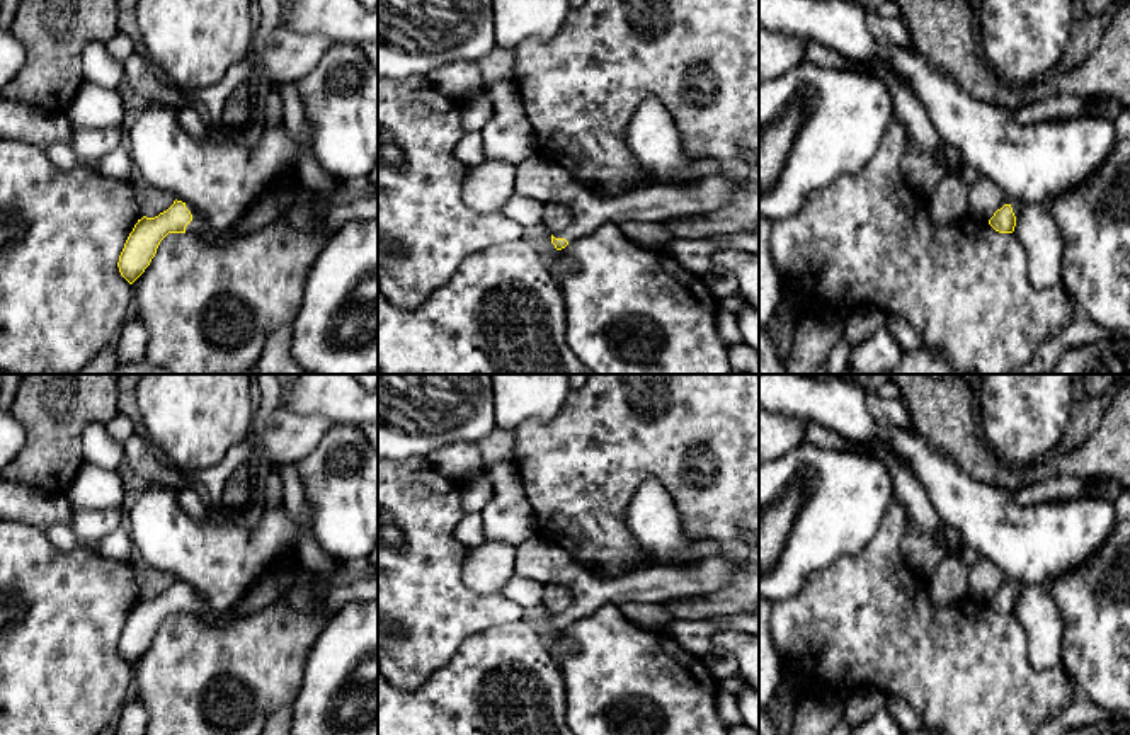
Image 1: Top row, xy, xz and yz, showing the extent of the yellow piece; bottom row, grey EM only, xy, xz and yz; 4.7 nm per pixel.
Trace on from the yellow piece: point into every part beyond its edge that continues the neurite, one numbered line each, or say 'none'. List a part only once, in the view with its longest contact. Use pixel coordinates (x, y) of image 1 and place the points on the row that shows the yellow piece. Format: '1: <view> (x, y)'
1: xy (199, 225)

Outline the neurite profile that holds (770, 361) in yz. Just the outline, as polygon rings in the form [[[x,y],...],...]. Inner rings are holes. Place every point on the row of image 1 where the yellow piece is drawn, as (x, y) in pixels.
[[[759,327],[759,374],[786,374],[785,361],[768,335],[766,327]]]

